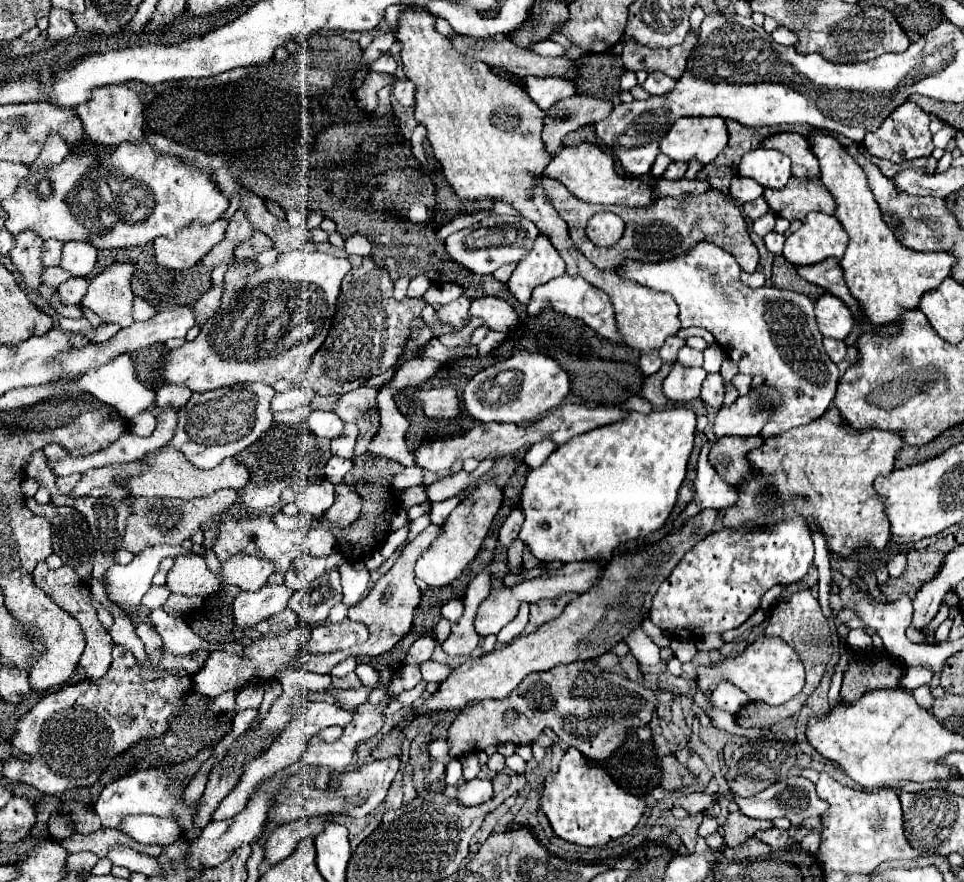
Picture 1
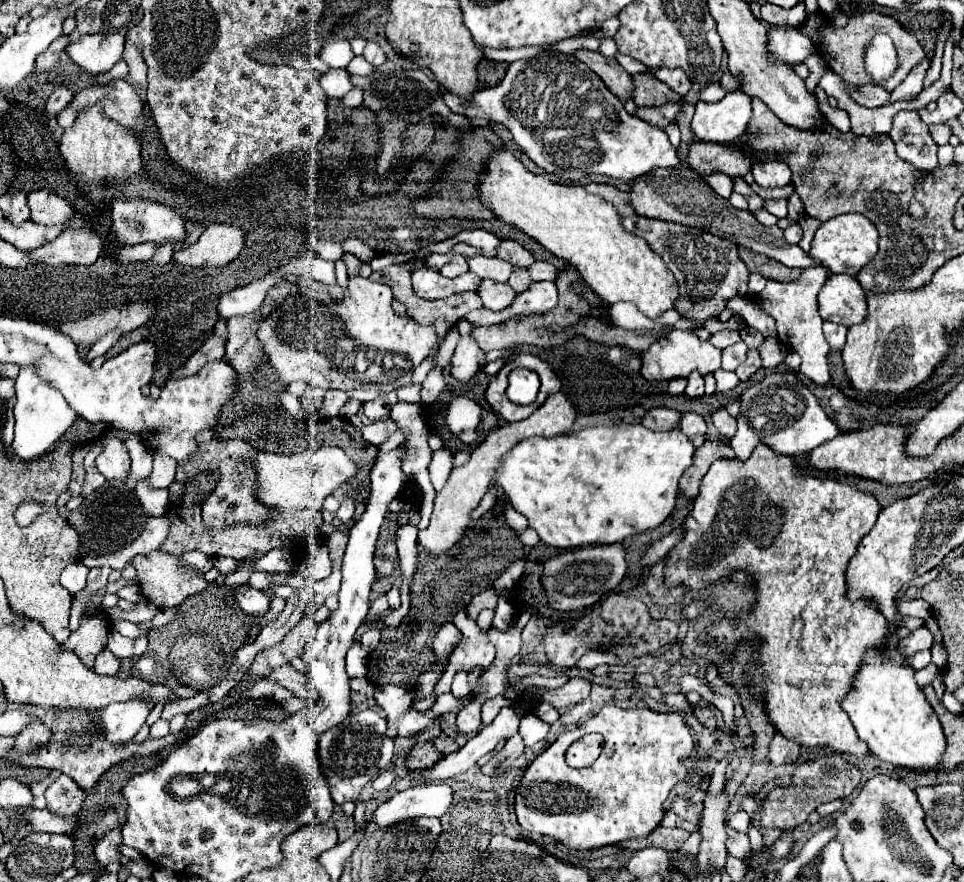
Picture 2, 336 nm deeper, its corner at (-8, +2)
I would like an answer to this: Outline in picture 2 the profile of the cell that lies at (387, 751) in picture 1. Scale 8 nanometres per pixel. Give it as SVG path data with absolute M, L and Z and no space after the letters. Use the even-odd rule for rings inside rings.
M417 741L413 745L413 749L407 753L405 765L407 765L407 769L417 771L417 769L425 769L429 765L435 765L435 761L439 761L439 759L441 759L441 753L433 747L431 741Z

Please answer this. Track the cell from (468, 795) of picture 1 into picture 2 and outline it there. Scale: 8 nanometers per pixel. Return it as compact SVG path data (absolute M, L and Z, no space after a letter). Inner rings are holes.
M417 785L393 795L387 803L375 809L371 821L379 827L389 827L415 817L443 817L453 805L453 789L441 785Z

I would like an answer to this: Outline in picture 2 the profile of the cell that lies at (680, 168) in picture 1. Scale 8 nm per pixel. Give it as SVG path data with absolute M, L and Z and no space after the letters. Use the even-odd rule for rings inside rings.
M711 173L711 175L705 175L705 181L721 195L721 197L729 197L731 191L733 191L733 181L729 175L725 173Z

